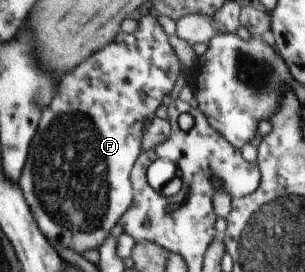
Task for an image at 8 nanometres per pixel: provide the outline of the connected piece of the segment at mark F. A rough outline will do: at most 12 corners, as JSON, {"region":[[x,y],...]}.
{"region":[[157,19],[57,83],[16,180],[82,256],[181,71]]}

